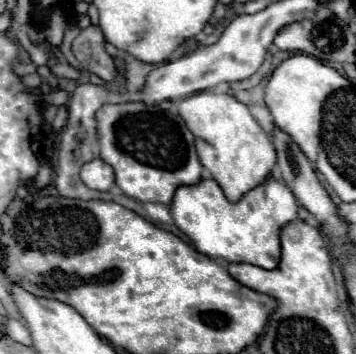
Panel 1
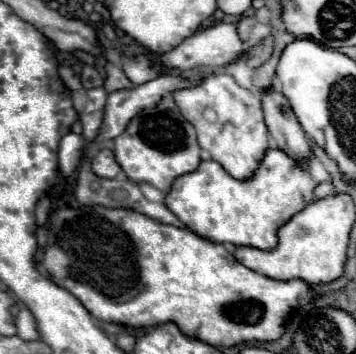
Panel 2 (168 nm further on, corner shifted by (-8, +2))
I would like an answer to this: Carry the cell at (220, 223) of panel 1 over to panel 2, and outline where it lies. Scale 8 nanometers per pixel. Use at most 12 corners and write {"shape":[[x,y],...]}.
{"shape":[[268,149],[256,175],[216,161],[166,207],[202,239],[272,251],[308,205],[306,163]]}

